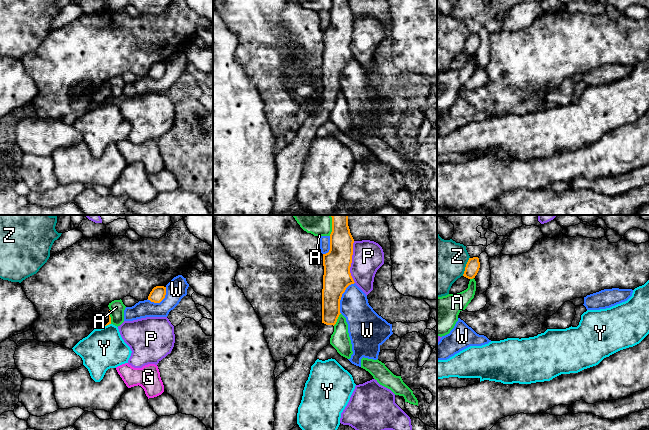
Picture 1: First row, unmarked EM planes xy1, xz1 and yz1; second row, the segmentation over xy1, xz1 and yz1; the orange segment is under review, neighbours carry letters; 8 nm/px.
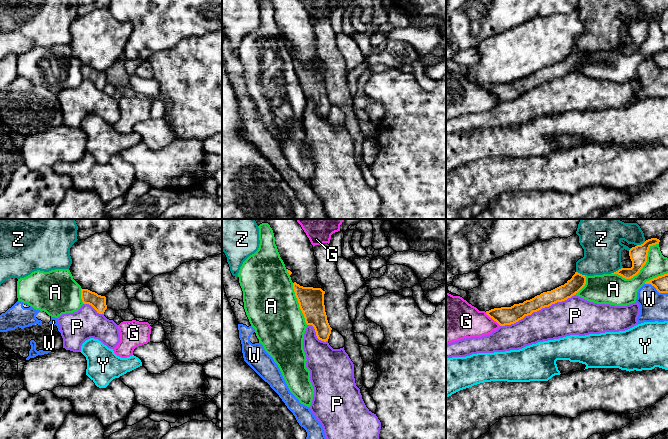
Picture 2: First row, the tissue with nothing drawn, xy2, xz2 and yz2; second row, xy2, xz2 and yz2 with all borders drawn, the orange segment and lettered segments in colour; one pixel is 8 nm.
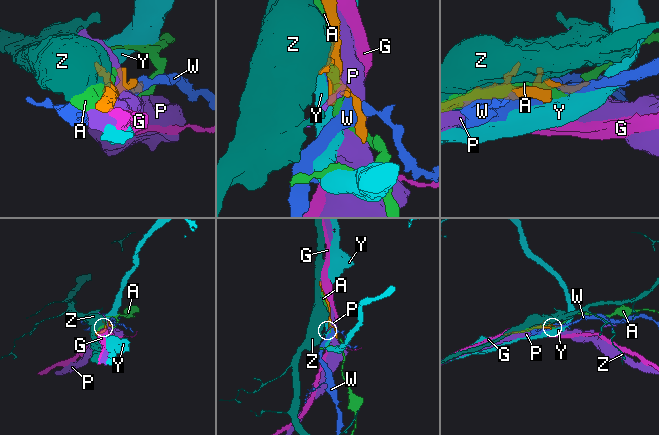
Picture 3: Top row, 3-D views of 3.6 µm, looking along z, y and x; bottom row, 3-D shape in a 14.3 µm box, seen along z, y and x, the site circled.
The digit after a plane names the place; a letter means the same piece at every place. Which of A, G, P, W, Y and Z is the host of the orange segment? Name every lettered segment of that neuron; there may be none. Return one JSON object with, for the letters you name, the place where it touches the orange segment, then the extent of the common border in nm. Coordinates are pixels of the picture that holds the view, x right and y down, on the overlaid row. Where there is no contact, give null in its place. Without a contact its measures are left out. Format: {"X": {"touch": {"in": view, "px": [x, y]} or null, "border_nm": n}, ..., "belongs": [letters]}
{"belongs": []}

